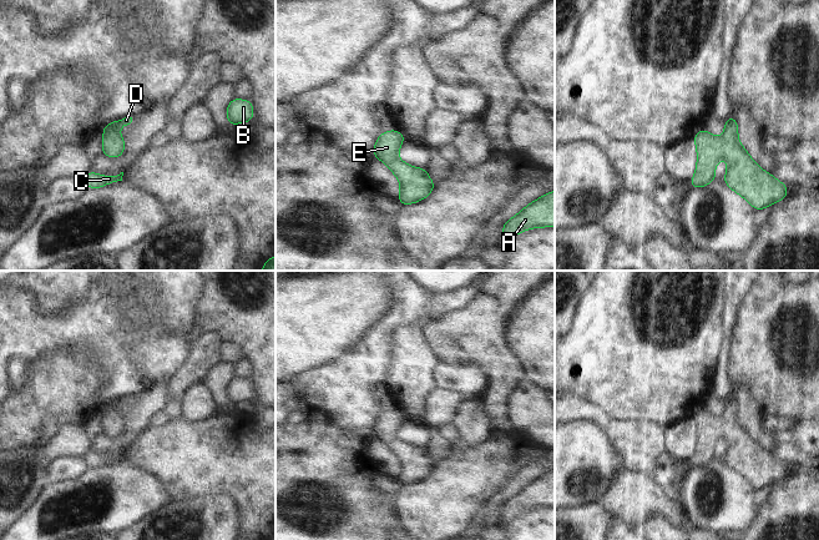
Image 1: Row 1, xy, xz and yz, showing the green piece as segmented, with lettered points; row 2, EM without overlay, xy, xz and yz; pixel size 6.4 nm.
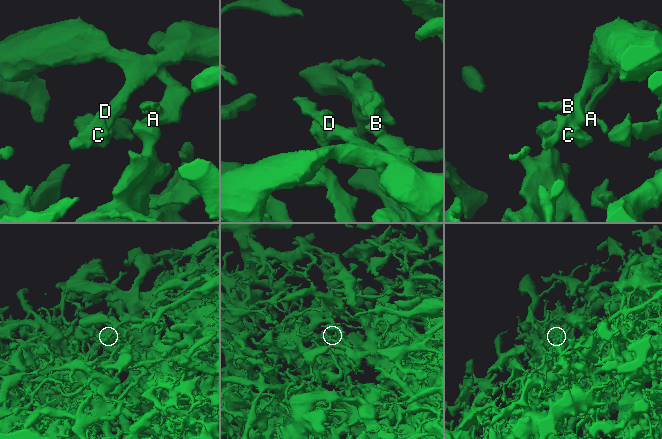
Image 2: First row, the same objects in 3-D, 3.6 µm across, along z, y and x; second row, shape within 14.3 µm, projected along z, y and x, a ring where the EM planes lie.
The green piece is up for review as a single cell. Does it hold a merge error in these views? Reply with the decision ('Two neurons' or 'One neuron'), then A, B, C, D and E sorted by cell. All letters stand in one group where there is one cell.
One neuron. Groups: A B C D E

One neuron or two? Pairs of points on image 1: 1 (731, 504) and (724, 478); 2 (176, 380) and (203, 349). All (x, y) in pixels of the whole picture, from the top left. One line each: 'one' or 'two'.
1: one
2: one

